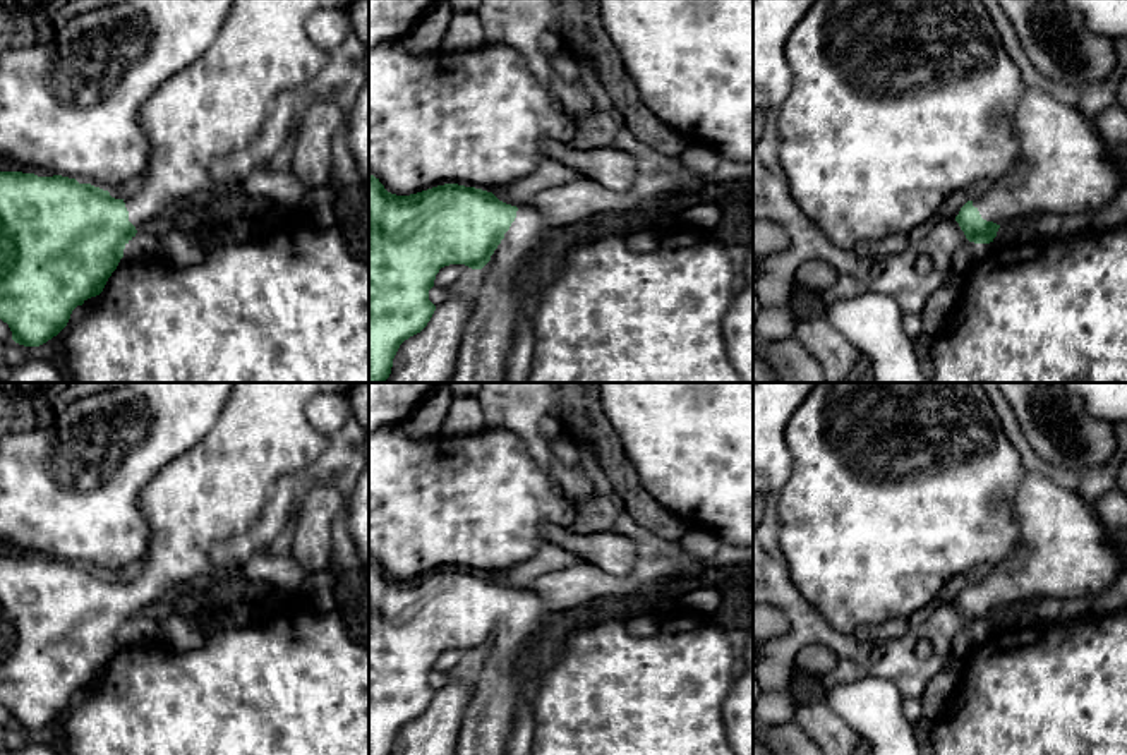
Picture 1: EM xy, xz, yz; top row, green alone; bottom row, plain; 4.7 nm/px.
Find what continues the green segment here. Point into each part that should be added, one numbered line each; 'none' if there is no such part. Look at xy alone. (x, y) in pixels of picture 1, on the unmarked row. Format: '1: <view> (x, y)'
1: xy (220, 488)

